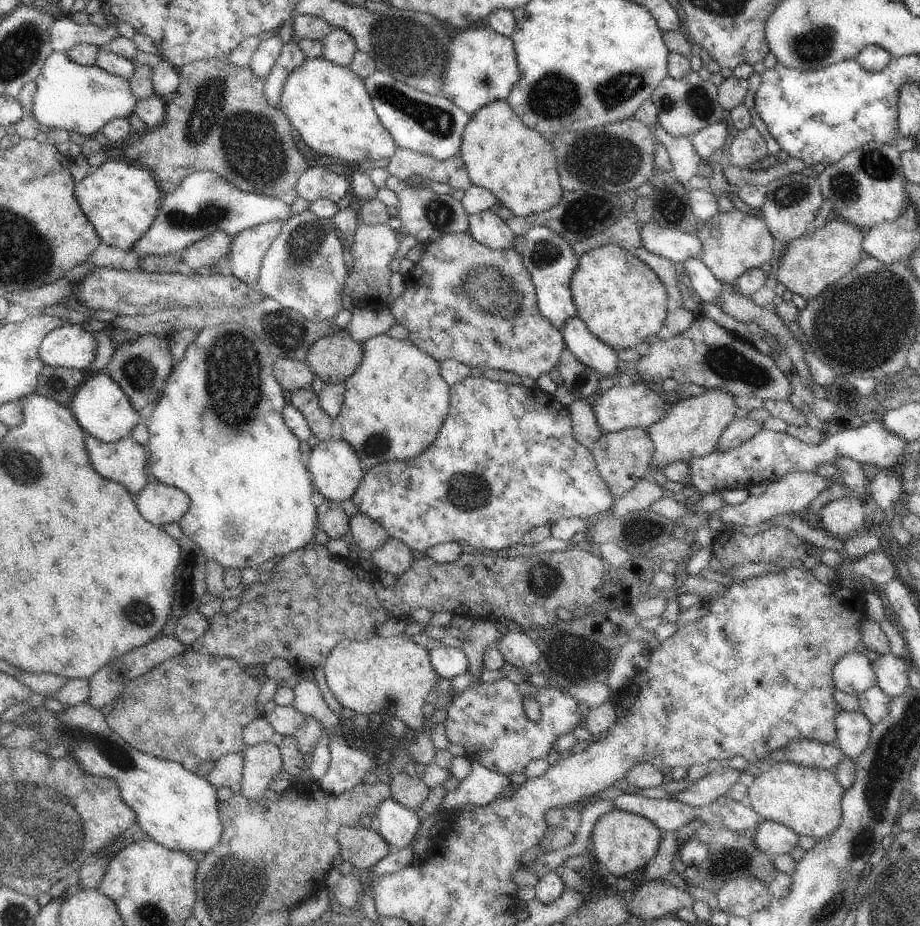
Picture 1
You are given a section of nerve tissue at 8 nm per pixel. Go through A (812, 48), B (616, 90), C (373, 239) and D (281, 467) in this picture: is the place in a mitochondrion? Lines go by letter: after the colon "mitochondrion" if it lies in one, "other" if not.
A: mitochondrion
B: mitochondrion
C: other
D: other

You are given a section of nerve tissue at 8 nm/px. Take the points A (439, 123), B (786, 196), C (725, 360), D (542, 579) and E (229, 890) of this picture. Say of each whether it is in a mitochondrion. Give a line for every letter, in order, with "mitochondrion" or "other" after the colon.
A: mitochondrion
B: mitochondrion
C: mitochondrion
D: mitochondrion
E: mitochondrion

